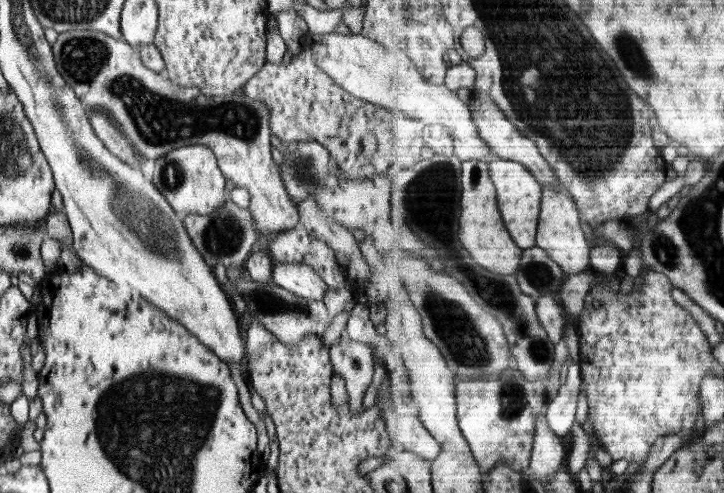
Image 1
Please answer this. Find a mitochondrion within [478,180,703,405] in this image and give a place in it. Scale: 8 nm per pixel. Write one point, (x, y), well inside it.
(537, 347)

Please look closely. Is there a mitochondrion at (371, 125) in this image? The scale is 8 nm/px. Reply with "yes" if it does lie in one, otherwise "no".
no

